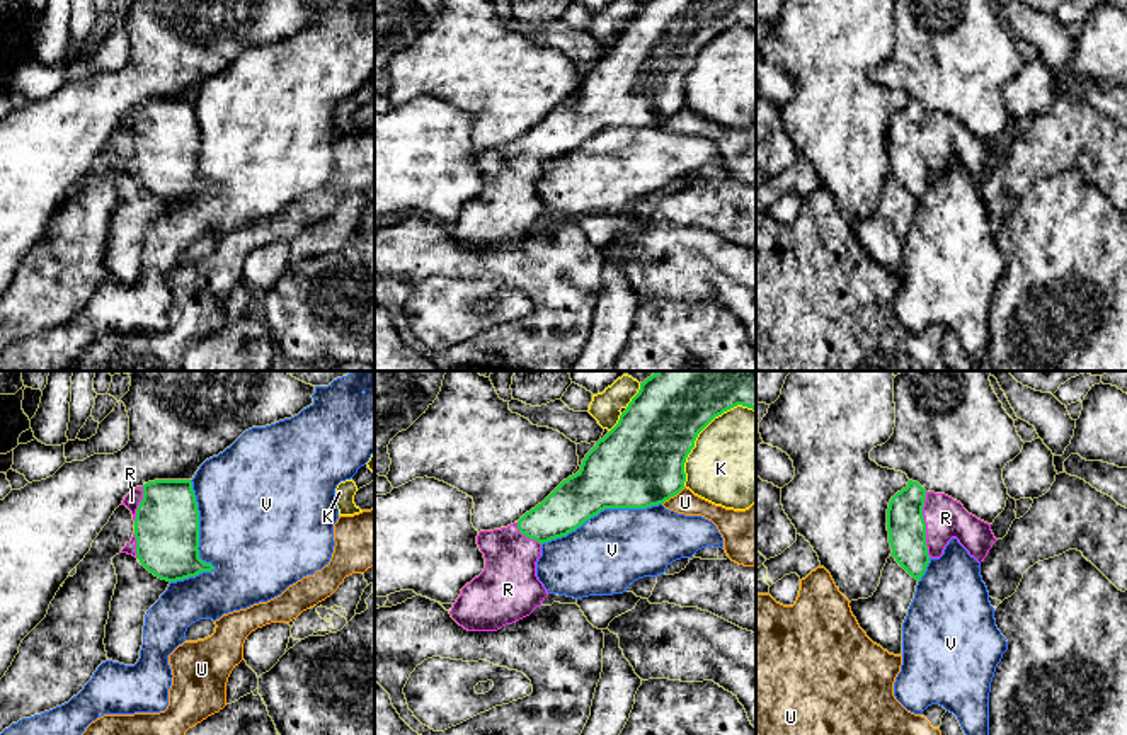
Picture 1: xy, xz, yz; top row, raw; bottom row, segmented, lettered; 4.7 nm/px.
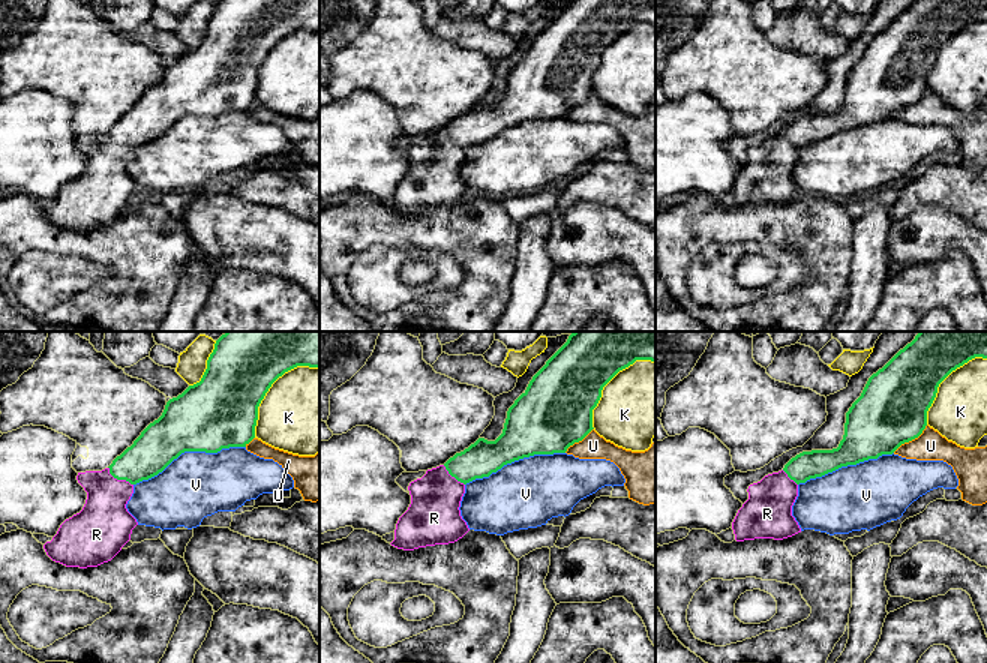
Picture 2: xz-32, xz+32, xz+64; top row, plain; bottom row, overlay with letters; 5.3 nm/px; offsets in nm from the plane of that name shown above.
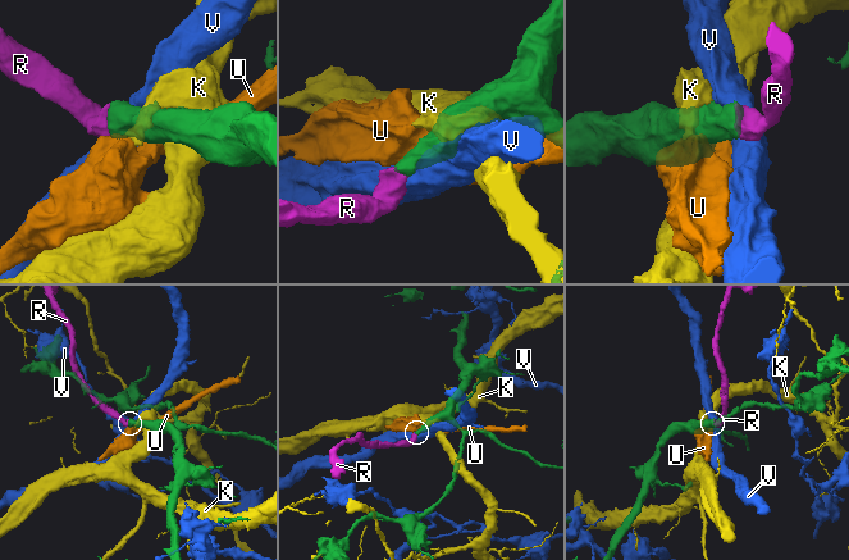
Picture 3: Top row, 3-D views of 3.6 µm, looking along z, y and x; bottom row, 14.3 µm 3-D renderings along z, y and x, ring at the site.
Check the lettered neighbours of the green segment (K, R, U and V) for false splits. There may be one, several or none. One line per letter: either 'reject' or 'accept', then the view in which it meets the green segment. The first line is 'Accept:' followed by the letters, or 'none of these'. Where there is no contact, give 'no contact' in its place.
Accept: R
K: reject; contact in xz
R: accept; contact in yz
U: reject; contact in xz
V: reject; contact in xy

